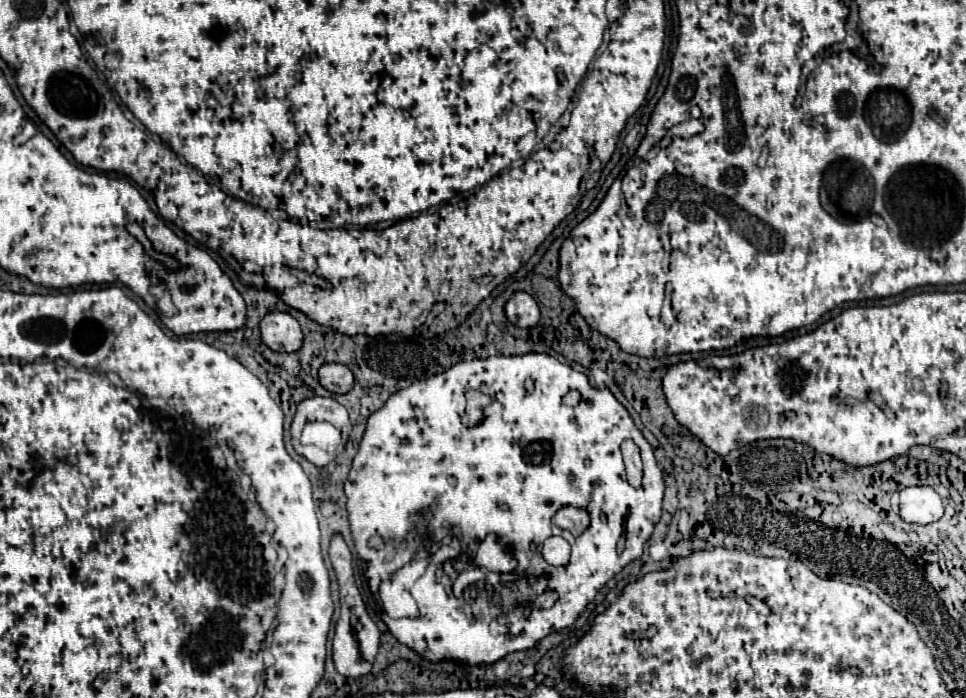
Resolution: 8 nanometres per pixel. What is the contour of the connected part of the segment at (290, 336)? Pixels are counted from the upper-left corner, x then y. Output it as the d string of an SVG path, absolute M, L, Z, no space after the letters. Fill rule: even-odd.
M280 311L268 313L260 321L260 331L262 331L262 341L272 351L292 353L302 347L300 323L290 313L280 313Z

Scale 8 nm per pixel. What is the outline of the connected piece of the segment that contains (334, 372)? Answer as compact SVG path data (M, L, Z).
M324 363L318 371L320 385L330 393L348 393L354 385L354 375L346 365Z

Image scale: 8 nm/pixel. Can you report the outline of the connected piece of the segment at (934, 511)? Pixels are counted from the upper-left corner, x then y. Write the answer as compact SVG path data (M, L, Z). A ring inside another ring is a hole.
M911 486L899 491L900 517L908 523L932 523L944 515L939 494L928 486Z

